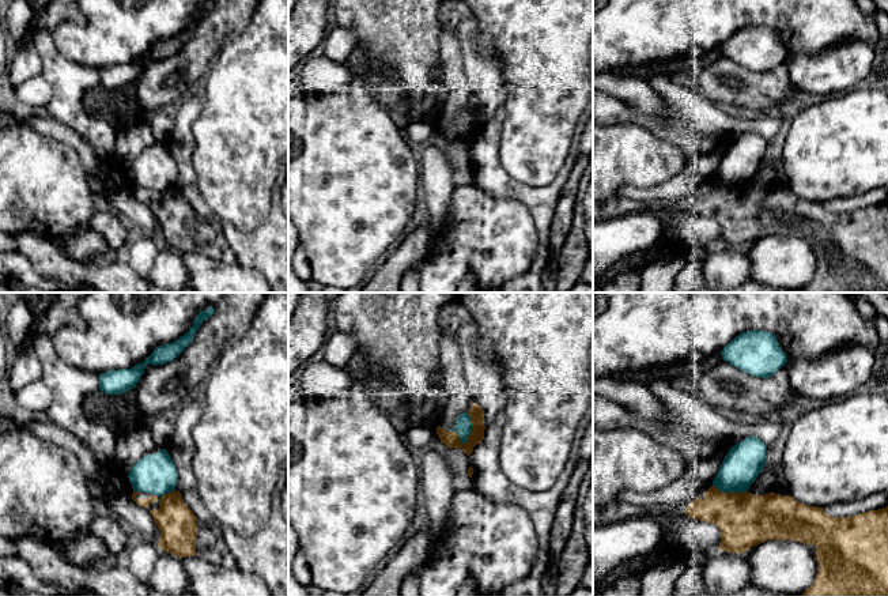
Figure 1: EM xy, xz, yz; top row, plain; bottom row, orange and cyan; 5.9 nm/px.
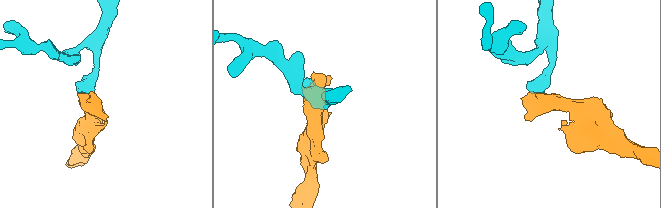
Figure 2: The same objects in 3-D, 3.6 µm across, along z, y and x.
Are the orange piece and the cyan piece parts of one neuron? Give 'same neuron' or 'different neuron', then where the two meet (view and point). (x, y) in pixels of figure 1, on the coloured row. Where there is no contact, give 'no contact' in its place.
different neuron; contact xz (472, 429)

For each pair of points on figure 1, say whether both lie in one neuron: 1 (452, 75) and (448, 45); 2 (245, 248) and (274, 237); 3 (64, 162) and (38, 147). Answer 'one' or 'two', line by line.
1: one
2: one
3: one

